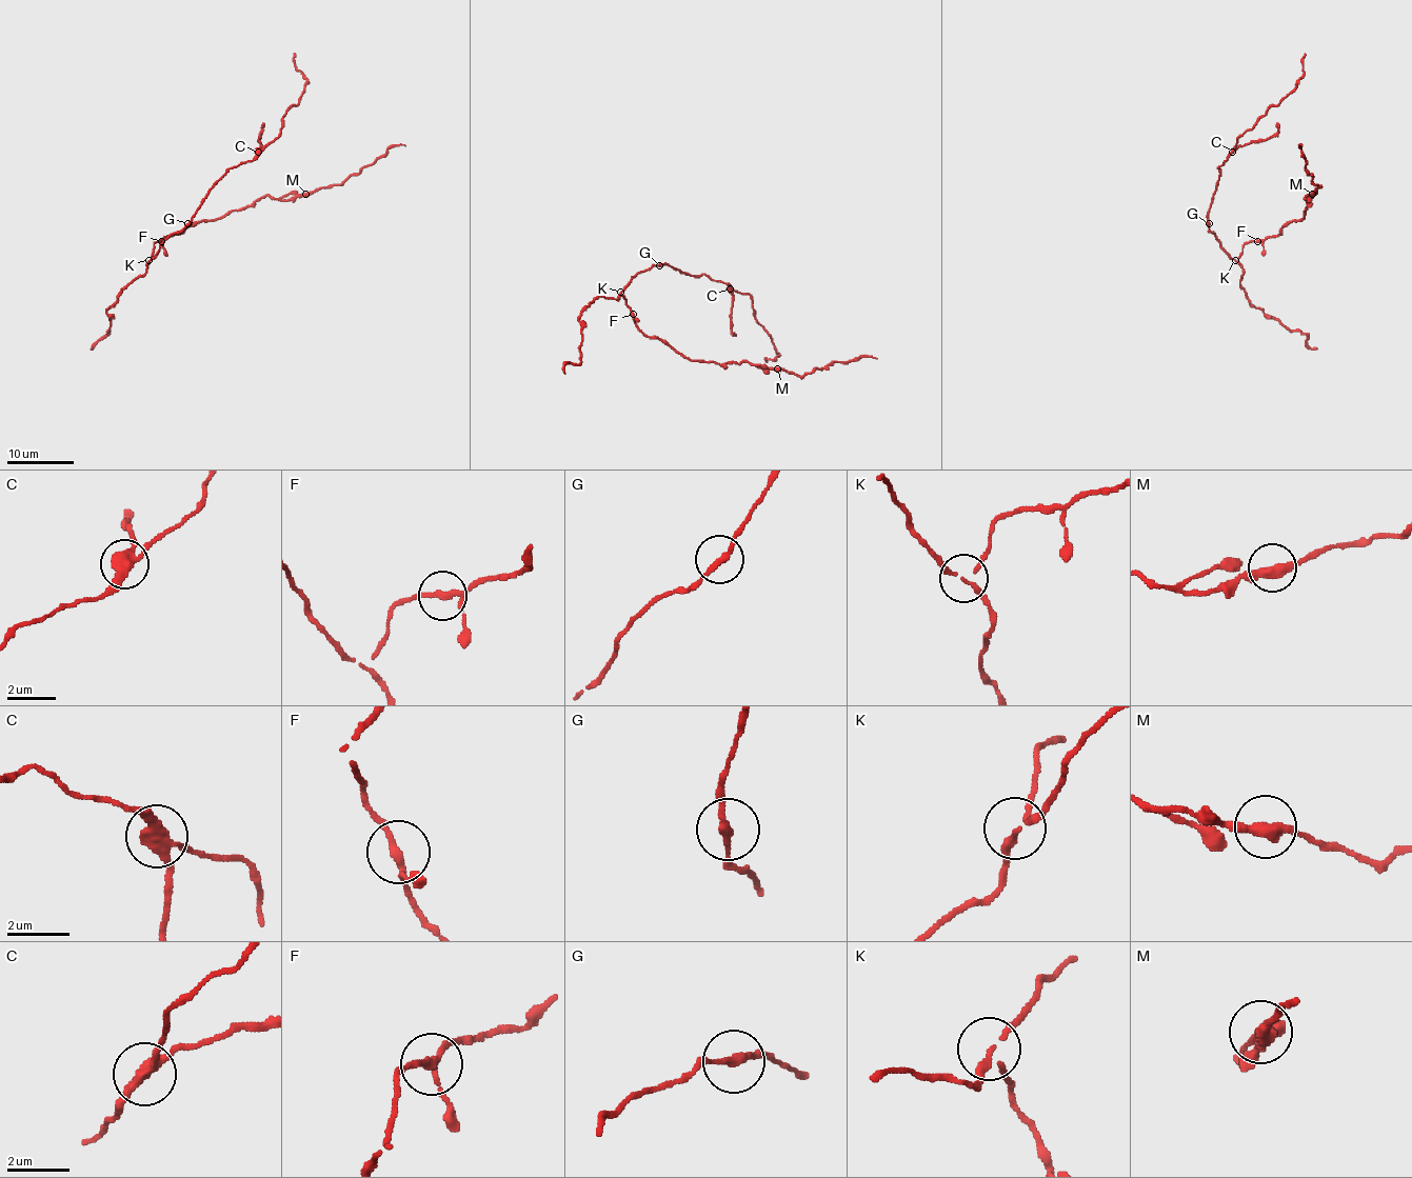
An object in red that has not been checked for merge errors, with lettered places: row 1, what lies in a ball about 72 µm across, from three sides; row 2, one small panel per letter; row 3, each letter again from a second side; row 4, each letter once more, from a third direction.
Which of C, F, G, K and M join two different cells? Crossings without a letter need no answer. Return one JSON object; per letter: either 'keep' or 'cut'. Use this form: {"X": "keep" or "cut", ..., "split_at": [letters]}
{"C": "cut", "F": "keep", "G": "keep", "K": "keep", "M": "keep", "split_at": ["C"]}

